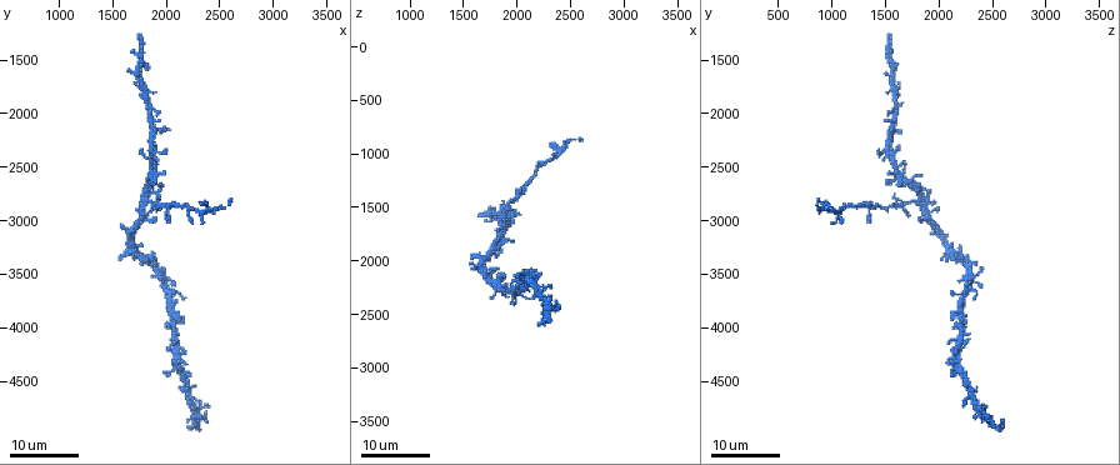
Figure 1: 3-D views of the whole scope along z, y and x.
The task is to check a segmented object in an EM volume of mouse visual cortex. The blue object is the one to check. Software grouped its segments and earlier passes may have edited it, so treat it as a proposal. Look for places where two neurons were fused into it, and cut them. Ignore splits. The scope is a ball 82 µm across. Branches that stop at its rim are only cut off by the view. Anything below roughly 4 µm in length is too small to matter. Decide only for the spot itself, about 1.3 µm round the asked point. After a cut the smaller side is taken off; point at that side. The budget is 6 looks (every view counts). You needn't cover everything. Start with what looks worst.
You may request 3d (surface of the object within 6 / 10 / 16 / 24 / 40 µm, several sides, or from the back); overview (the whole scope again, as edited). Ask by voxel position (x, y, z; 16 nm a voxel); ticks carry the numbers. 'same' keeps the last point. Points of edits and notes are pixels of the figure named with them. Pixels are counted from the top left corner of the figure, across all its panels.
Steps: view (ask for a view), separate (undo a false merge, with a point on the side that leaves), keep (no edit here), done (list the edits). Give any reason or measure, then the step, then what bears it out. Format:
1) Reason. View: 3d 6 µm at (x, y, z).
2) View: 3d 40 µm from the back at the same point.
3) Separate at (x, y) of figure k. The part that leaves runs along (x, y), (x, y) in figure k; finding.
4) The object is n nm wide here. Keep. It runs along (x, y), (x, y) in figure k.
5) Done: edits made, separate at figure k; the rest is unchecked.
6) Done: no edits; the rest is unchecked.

Sudden change in width. View: 3d 24 µm at (1860, 2560, 1620).

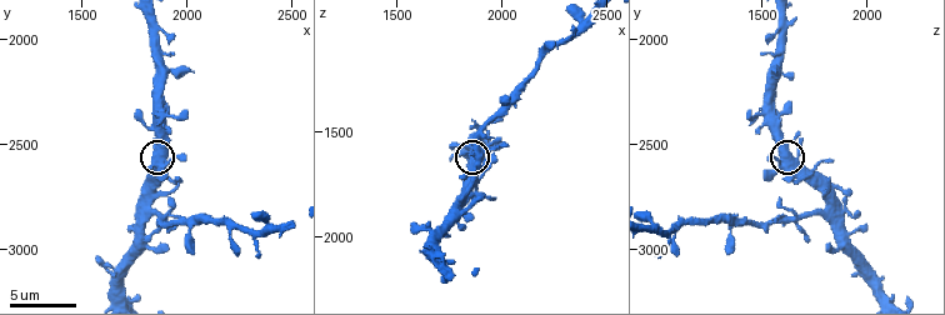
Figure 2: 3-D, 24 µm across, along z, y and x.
Closer look. View: 3d 6 µm at the same point.

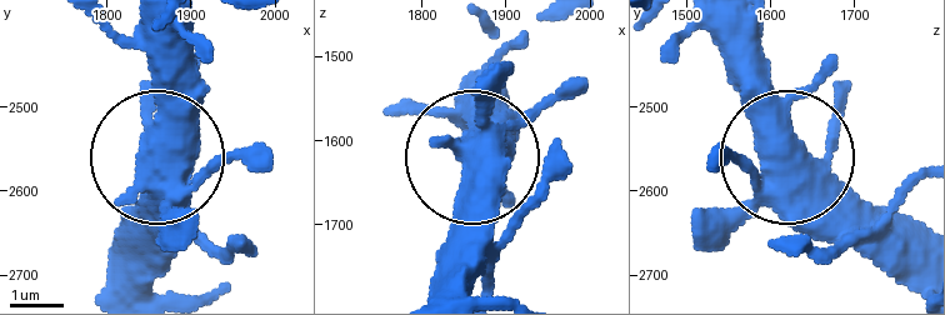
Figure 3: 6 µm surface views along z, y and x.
Other side. View: 3d 6 µm from the back at the same point.

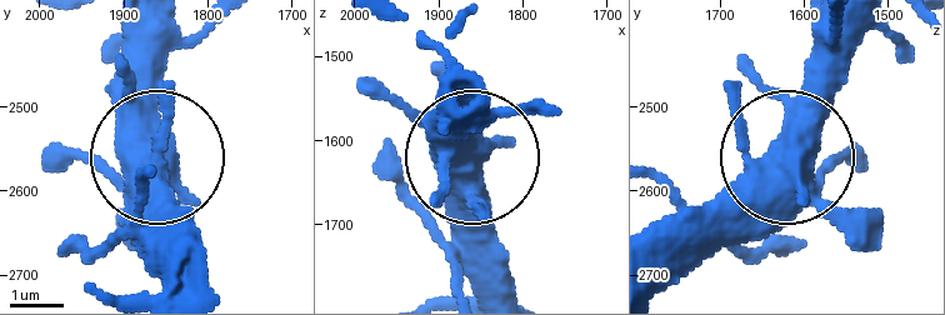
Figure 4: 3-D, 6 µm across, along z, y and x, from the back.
Keep. It runs along (654, 286), (784, 151), (815, 23) in figure 4; all the same neuron.

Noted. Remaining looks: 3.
View: 3d 10 µm at (1820, 2820, 1790).

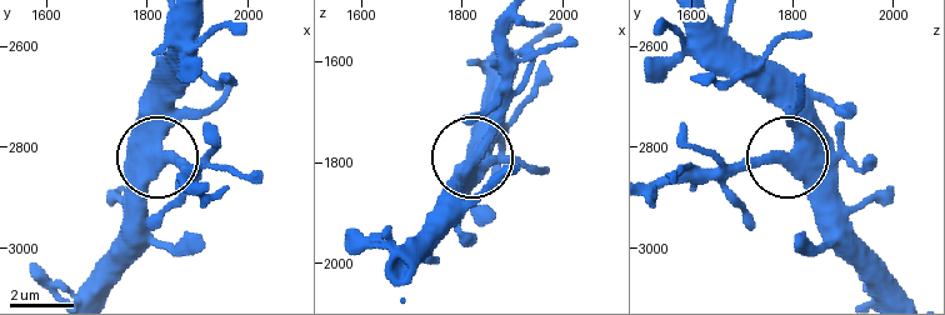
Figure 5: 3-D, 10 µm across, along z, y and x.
Zoom in. View: 3d 6 µm at (1830, 2815, 1795).

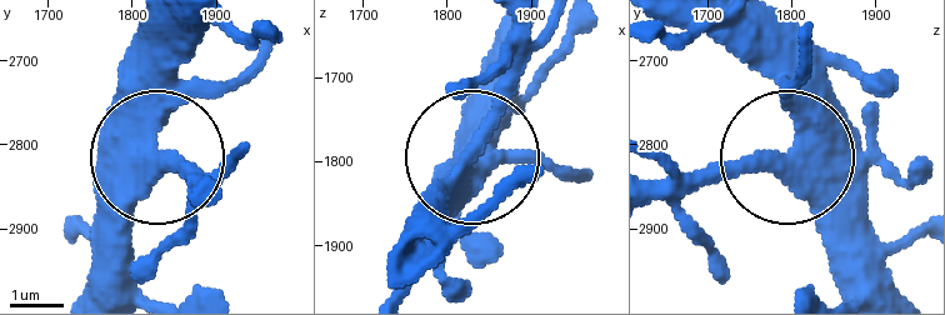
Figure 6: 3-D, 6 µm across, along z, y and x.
The side arm is 23 µm long. Keep. It runs along (894, 288), (854, 220), (786, 158), (670, 166) in figure 6; all the same neuron.

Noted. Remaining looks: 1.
Four arms meet. View: 3d 16 µm at (1870, 2870, 1530).

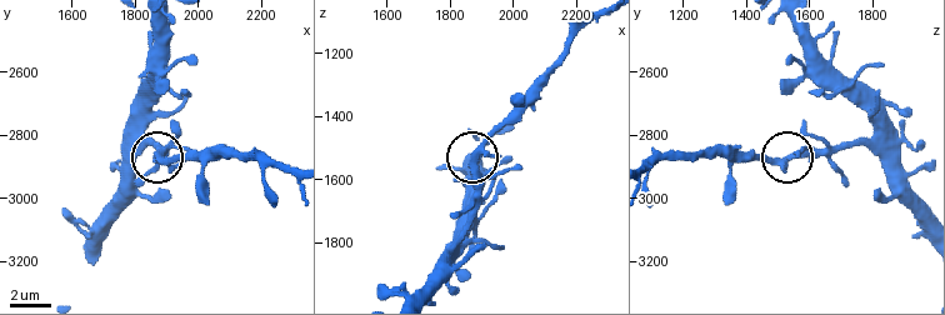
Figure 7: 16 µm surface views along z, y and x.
Keep. It runs along (920, 199), (860, 145), (779, 159), (746, 159) in figure 7; all the same neuron.

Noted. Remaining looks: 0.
Done: no edits; the rest is unchecked.

